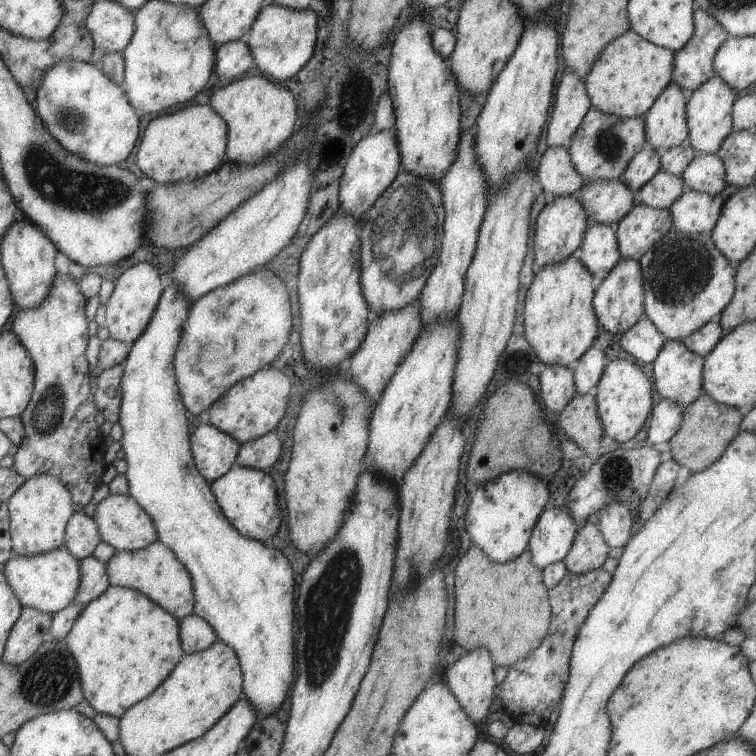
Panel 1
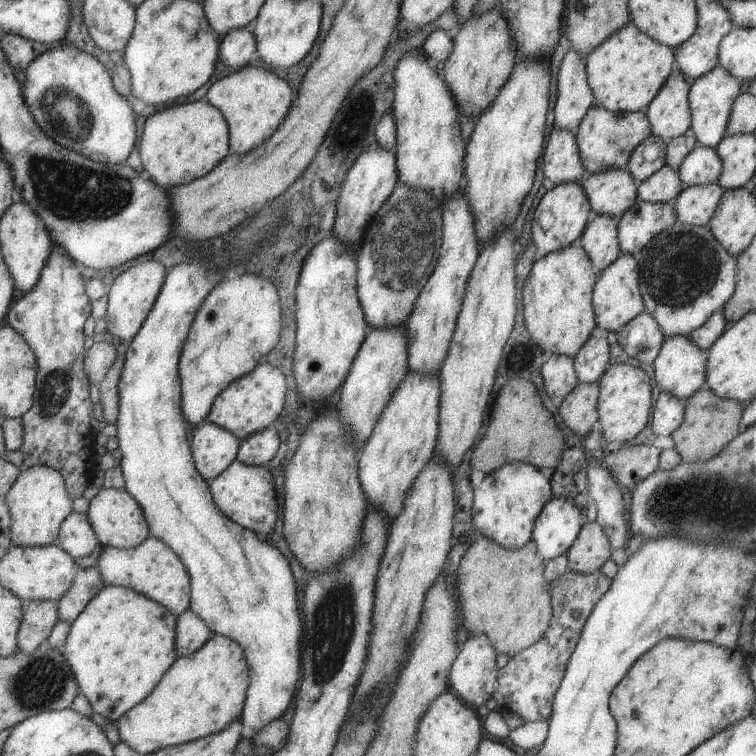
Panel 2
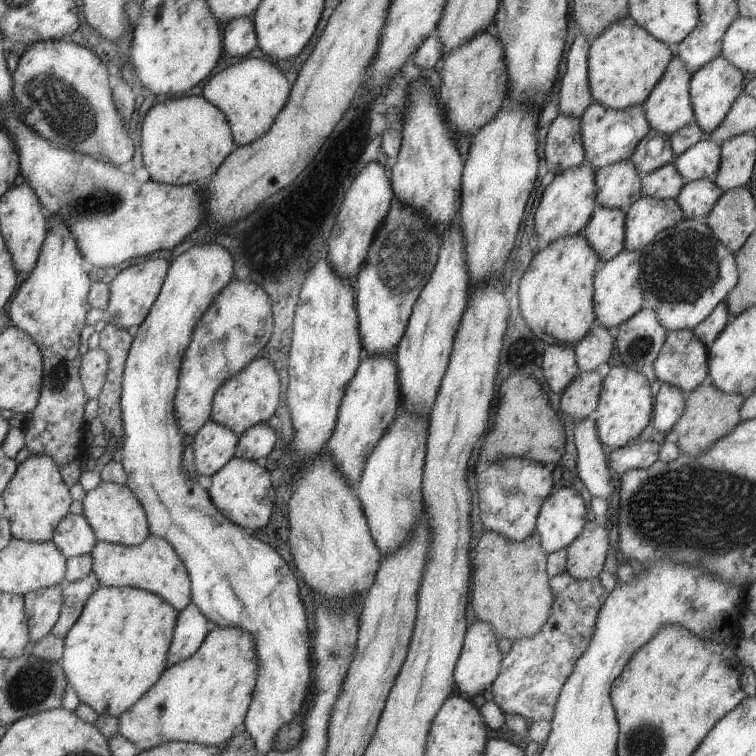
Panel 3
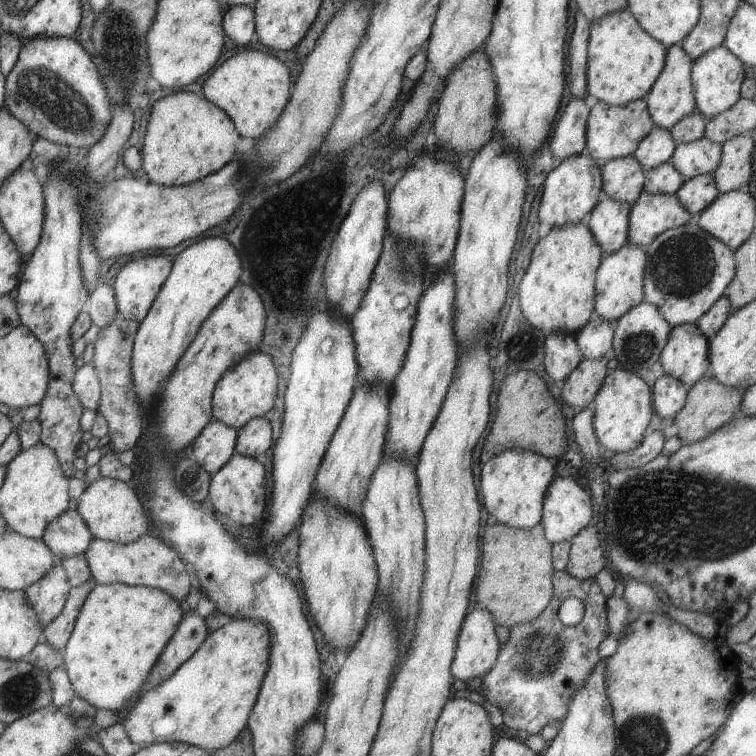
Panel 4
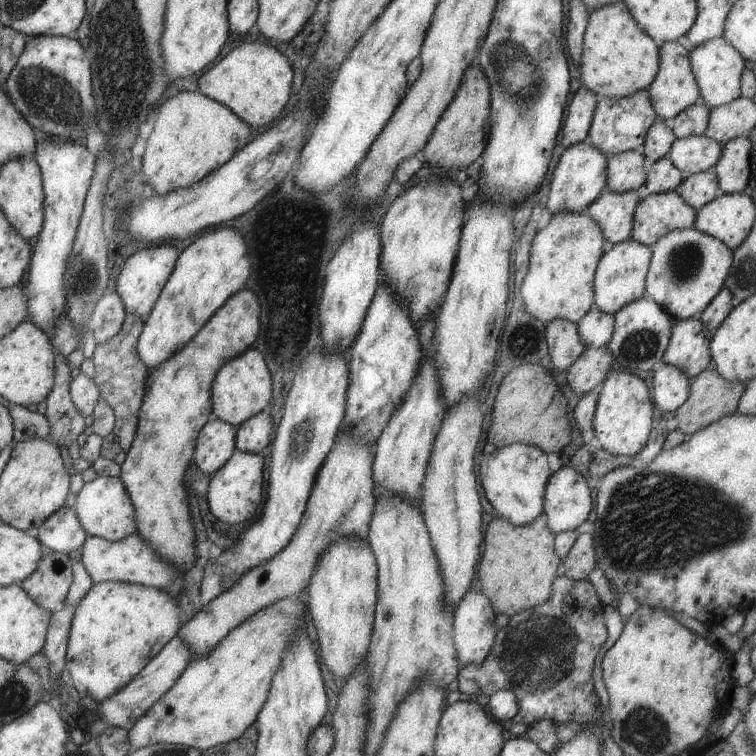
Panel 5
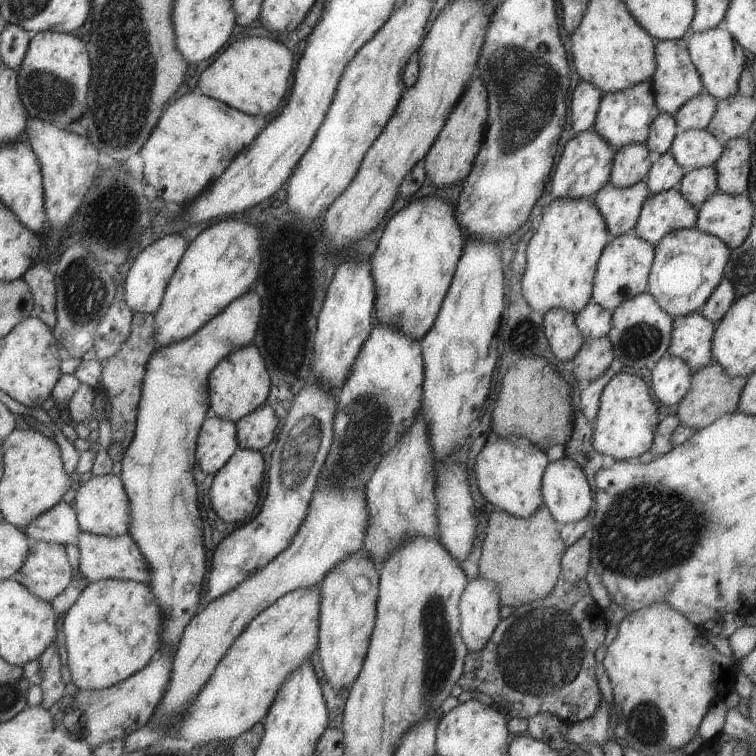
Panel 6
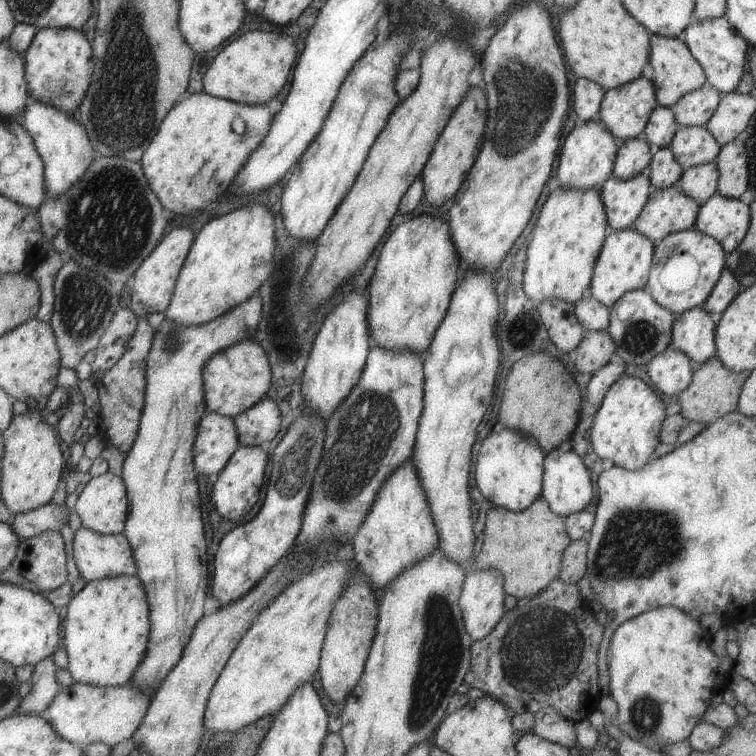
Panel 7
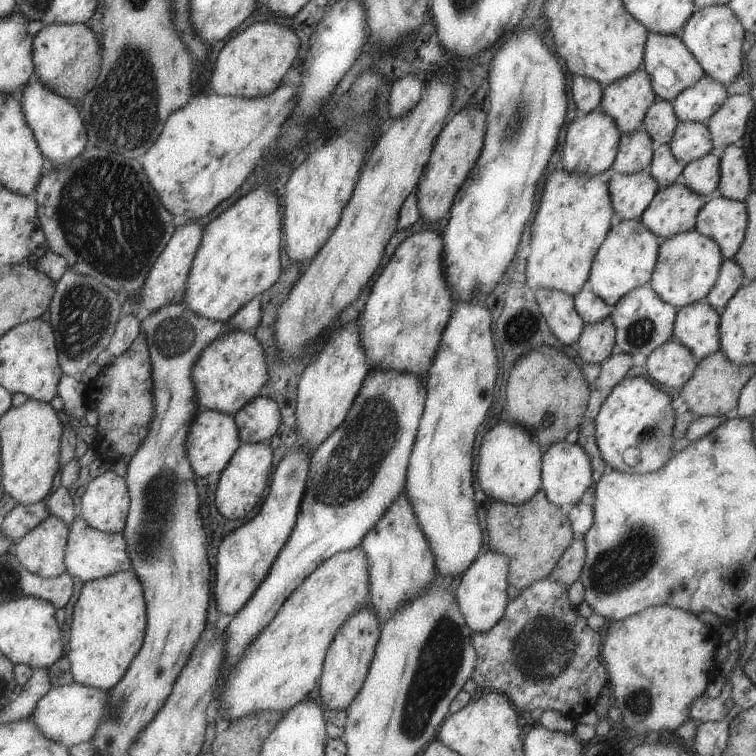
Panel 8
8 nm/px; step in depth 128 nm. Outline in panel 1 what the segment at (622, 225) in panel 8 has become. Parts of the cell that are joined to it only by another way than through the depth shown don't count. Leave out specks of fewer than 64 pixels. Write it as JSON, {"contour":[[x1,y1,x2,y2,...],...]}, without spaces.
{"contour":[[623,258,607,273,592,296,592,307,601,328,611,334,621,334,637,322,644,314,644,292,640,264,637,260]]}

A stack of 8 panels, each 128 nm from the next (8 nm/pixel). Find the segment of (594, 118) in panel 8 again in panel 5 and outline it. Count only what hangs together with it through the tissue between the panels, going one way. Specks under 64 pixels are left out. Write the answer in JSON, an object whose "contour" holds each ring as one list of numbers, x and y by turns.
{"contour":[[589,140,567,147,558,159,547,194,546,208,551,214,559,211,583,212,606,189,606,156]]}

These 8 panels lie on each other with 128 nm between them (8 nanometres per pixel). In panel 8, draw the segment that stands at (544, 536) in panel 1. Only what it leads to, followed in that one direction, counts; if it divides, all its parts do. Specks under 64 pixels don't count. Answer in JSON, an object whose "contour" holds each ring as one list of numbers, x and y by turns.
{"contour":[[565,440,555,442,547,447,542,454,540,464,541,490,549,504,561,508,577,504,585,491,589,488,591,480,591,464,589,456,585,454,579,444,569,444]]}

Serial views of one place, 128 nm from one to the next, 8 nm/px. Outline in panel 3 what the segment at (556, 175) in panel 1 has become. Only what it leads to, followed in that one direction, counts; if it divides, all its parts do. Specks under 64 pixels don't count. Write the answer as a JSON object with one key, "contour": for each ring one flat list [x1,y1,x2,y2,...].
{"contour":[[558,113,549,125,543,150,548,171,554,176,584,161,579,125,580,119,565,113]]}

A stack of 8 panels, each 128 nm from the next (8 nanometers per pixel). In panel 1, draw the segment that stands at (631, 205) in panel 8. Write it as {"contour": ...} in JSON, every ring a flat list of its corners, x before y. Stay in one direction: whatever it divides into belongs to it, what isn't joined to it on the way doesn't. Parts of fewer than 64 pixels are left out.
{"contour":[[588,223,579,246,579,260,593,278,603,280,620,259,615,227,601,223]]}

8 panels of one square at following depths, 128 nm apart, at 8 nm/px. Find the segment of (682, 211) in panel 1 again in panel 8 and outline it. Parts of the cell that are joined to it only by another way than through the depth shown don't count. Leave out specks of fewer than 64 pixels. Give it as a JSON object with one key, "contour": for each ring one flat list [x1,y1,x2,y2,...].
{"contour":[[709,152,699,160,693,160,685,165,680,182,687,186,691,192,699,196,709,195,718,188,719,183,719,155]]}

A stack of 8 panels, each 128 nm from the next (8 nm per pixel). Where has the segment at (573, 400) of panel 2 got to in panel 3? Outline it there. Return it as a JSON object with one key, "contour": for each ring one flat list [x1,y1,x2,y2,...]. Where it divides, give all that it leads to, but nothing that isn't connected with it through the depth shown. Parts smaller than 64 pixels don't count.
{"contour":[[597,369,580,371,560,392,560,409,577,422,596,410,601,376]]}

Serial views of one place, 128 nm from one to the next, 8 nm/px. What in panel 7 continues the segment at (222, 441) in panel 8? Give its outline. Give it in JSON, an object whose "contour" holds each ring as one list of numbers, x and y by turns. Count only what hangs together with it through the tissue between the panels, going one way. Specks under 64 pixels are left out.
{"contour":[[206,412,199,420,193,442,193,463,199,474,216,475,240,446,234,422,227,416]]}

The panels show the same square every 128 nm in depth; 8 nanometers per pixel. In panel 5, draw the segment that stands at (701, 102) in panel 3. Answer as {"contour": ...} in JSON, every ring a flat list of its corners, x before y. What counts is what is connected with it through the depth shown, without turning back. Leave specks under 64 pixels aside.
{"contour":[[715,37,689,48,690,69,695,77,701,100,709,107,716,107,739,97,739,76,745,68,745,59,725,40]]}

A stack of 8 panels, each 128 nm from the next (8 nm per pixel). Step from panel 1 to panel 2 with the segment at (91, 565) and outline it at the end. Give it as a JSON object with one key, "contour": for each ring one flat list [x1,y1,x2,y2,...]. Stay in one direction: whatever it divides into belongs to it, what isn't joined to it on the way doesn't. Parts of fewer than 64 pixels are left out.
{"contour":[[96,566,76,569,70,587,56,600,58,620,70,624,104,586]]}

